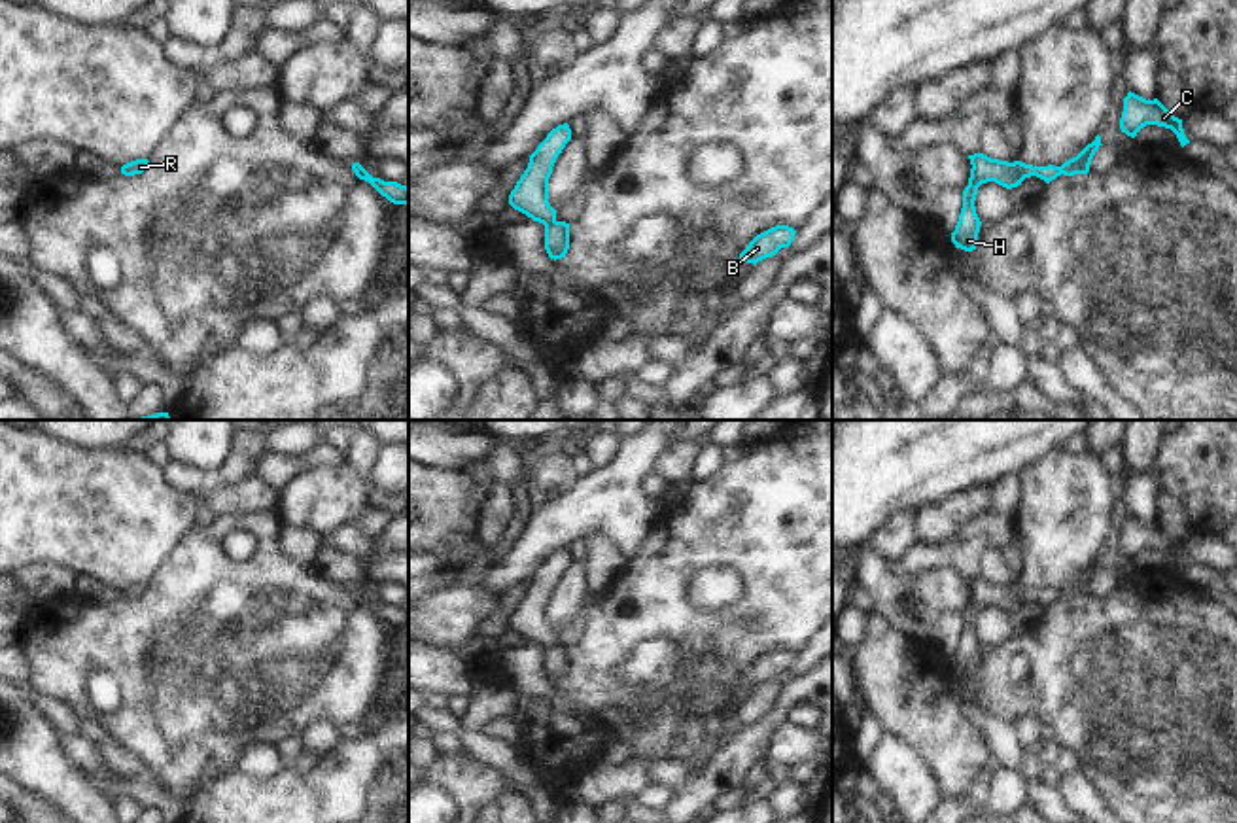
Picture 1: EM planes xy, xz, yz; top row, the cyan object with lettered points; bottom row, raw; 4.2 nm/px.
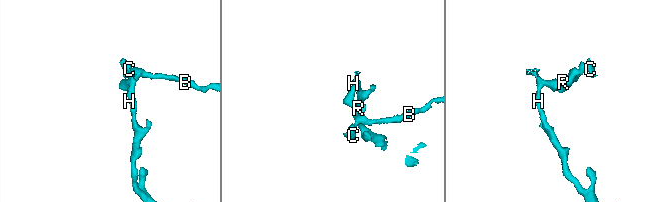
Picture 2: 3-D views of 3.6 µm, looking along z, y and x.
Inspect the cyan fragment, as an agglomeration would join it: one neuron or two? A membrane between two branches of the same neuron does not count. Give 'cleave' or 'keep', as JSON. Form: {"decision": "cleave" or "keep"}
{"decision": "cleave"}

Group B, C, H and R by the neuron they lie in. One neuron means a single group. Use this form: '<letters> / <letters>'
B C R / H

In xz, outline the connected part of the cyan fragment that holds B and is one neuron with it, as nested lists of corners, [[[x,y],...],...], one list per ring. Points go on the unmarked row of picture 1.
[[[775,649],[757,658],[749,670],[740,677],[741,687],[753,687],[775,679],[781,672],[789,672],[796,655],[789,649]]]

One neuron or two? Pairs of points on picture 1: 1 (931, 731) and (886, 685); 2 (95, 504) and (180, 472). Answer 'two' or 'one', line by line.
1: one
2: two

